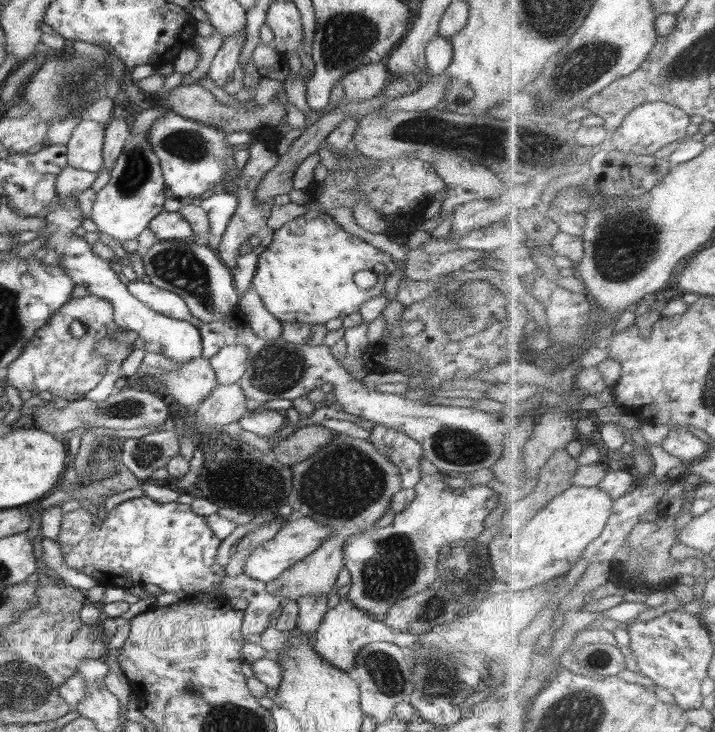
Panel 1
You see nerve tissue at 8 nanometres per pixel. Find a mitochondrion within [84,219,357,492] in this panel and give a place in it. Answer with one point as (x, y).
(175, 265)

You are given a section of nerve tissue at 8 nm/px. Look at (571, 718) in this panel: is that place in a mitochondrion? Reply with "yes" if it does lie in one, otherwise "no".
yes

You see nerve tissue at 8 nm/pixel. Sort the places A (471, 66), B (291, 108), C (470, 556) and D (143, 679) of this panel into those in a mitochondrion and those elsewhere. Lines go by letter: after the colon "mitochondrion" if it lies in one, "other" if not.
A: other
B: other
C: mitochondrion
D: other

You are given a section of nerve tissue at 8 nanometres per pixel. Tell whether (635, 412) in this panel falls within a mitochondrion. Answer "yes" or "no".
no

